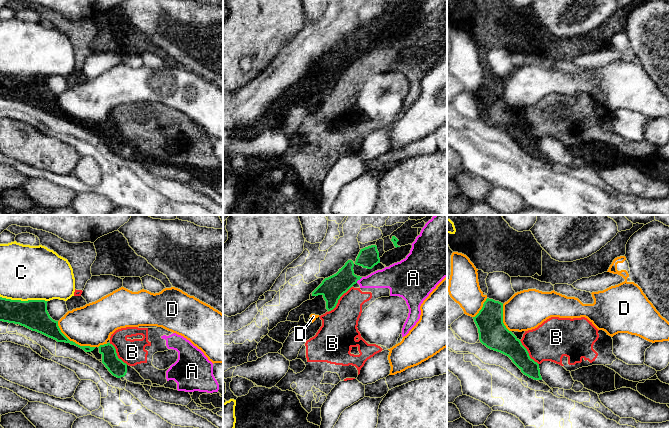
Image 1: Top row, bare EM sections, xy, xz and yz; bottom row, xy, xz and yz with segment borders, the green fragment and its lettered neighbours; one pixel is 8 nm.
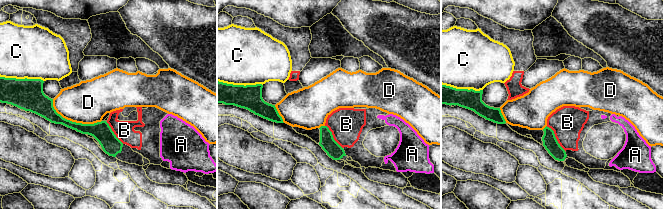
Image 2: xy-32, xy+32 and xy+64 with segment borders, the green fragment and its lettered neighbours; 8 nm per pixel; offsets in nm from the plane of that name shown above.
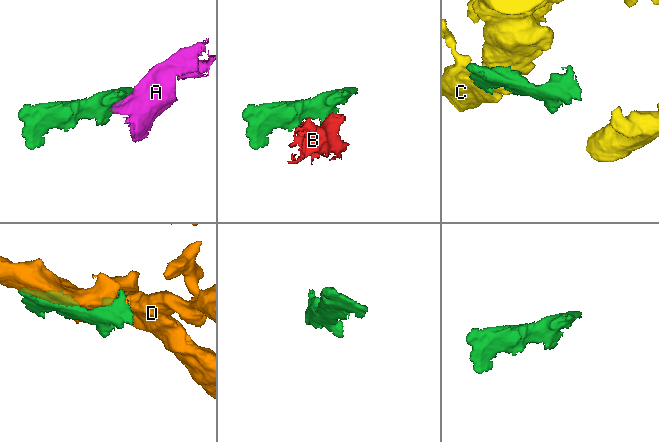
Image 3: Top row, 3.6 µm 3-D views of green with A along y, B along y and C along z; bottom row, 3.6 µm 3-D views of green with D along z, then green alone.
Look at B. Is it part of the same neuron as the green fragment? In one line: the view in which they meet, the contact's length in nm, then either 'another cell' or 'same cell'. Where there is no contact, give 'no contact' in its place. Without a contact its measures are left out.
meets green in xz; contact 280 nm long; another cell

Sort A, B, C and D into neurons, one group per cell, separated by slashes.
A B / C / D

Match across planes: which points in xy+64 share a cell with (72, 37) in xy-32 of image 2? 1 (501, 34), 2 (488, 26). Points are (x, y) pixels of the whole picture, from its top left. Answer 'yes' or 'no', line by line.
1: yes
2: yes

